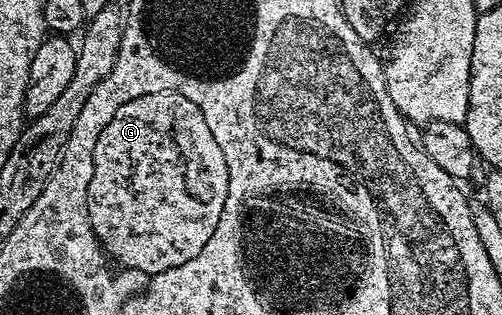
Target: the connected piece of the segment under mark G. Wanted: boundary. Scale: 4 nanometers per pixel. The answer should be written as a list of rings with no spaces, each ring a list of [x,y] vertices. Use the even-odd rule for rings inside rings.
[[[166,87],[164,90],[153,90],[149,93],[141,92],[138,97],[122,101],[112,111],[112,115],[108,117],[108,121],[102,125],[102,129],[98,131],[98,135],[94,139],[94,145],[92,145],[92,151],[90,151],[90,177],[88,177],[86,191],[84,191],[88,221],[90,221],[90,225],[92,225],[92,229],[96,234],[100,236],[108,236],[109,239],[109,231],[114,231],[110,235],[110,239],[114,243],[129,241],[130,235],[126,232],[129,227],[142,227],[142,236],[138,239],[138,255],[142,259],[147,259],[147,261],[142,261],[149,264],[152,269],[168,269],[170,265],[188,261],[188,257],[192,257],[202,247],[202,243],[206,239],[210,243],[210,239],[214,239],[218,229],[220,229],[222,219],[218,219],[218,215],[222,215],[222,195],[226,195],[226,167],[223,166],[222,155],[218,155],[218,147],[214,147],[214,143],[210,143],[210,147],[206,147],[206,139],[210,139],[210,135],[206,135],[207,123],[202,123],[202,120],[204,119],[198,119],[198,115],[194,115],[194,103],[186,103],[186,99],[174,95],[173,89]],[[126,187],[130,187],[130,191],[134,193],[132,199],[116,199],[116,189],[126,193]]]

